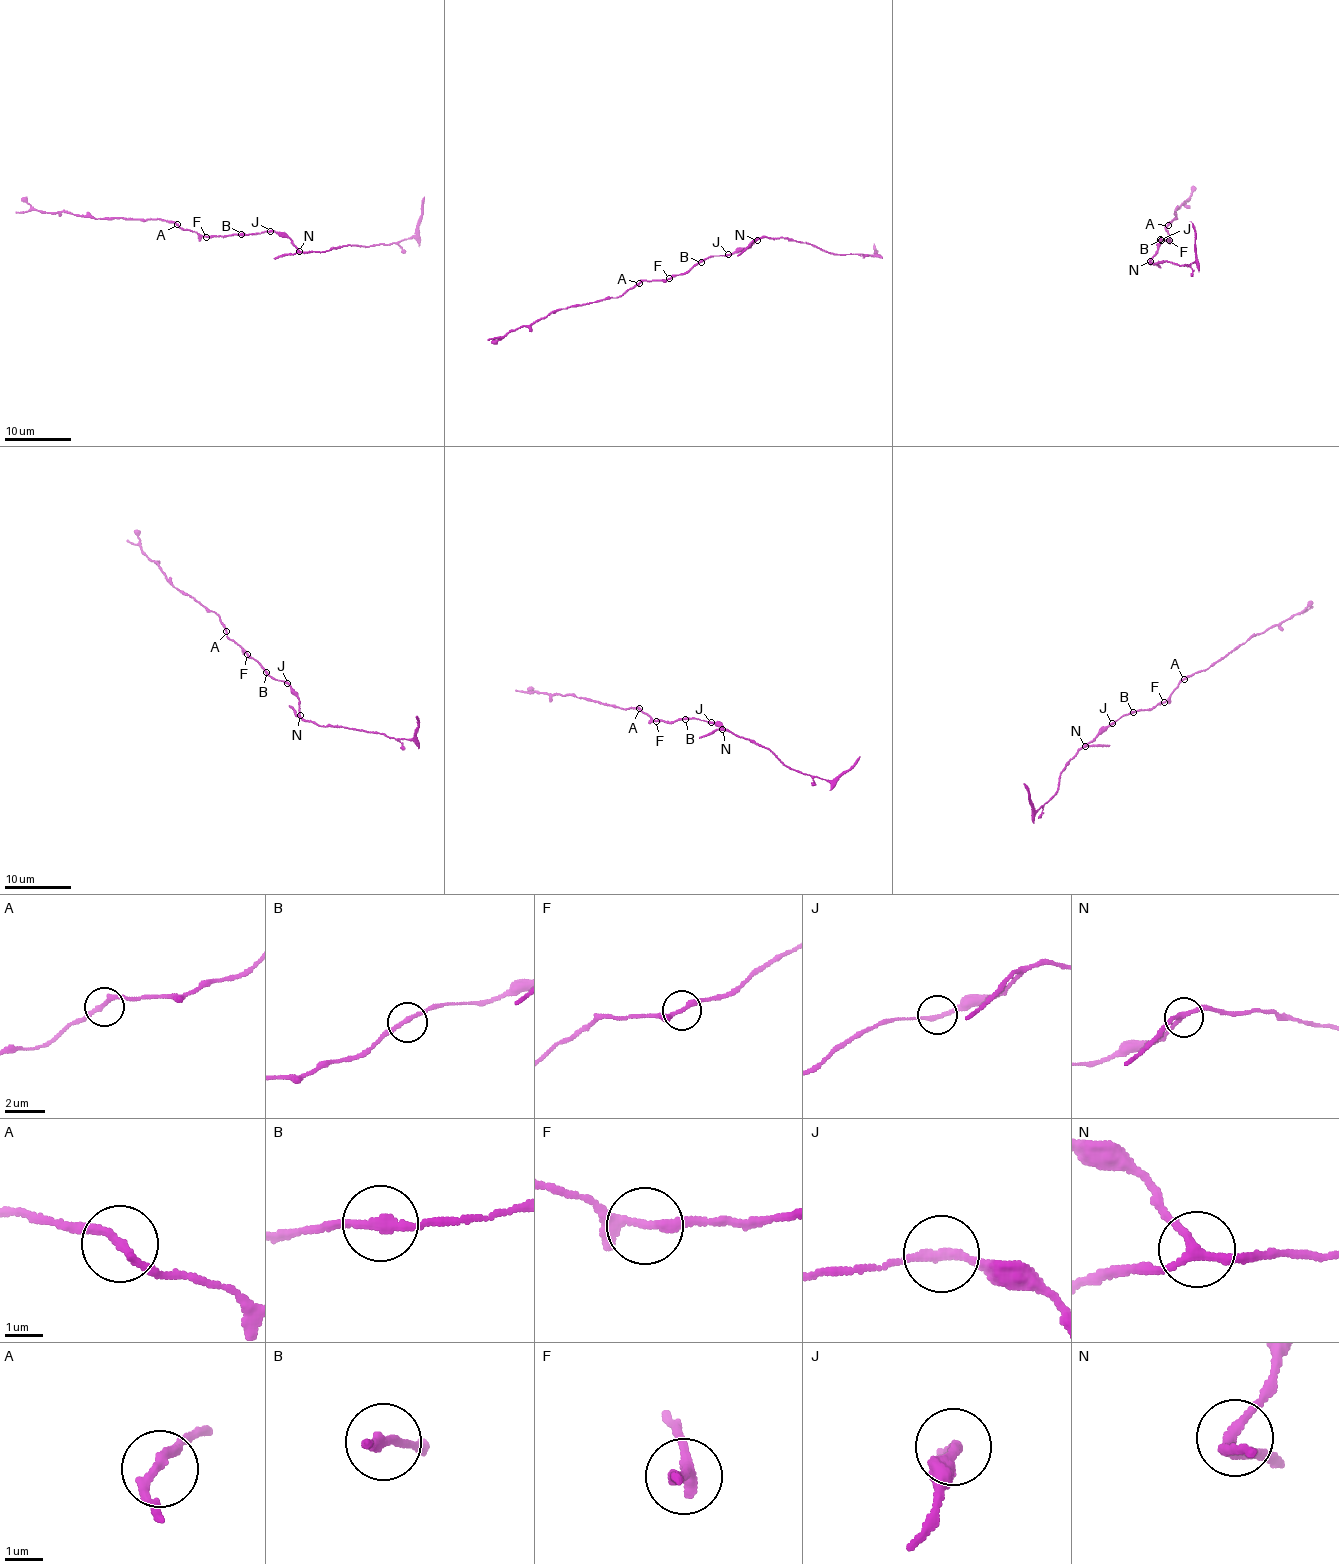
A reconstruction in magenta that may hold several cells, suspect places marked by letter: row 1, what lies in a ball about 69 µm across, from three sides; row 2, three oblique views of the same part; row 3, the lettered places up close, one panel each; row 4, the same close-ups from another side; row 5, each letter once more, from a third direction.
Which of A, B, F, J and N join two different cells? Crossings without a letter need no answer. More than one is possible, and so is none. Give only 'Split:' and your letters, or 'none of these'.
Split: none of these

